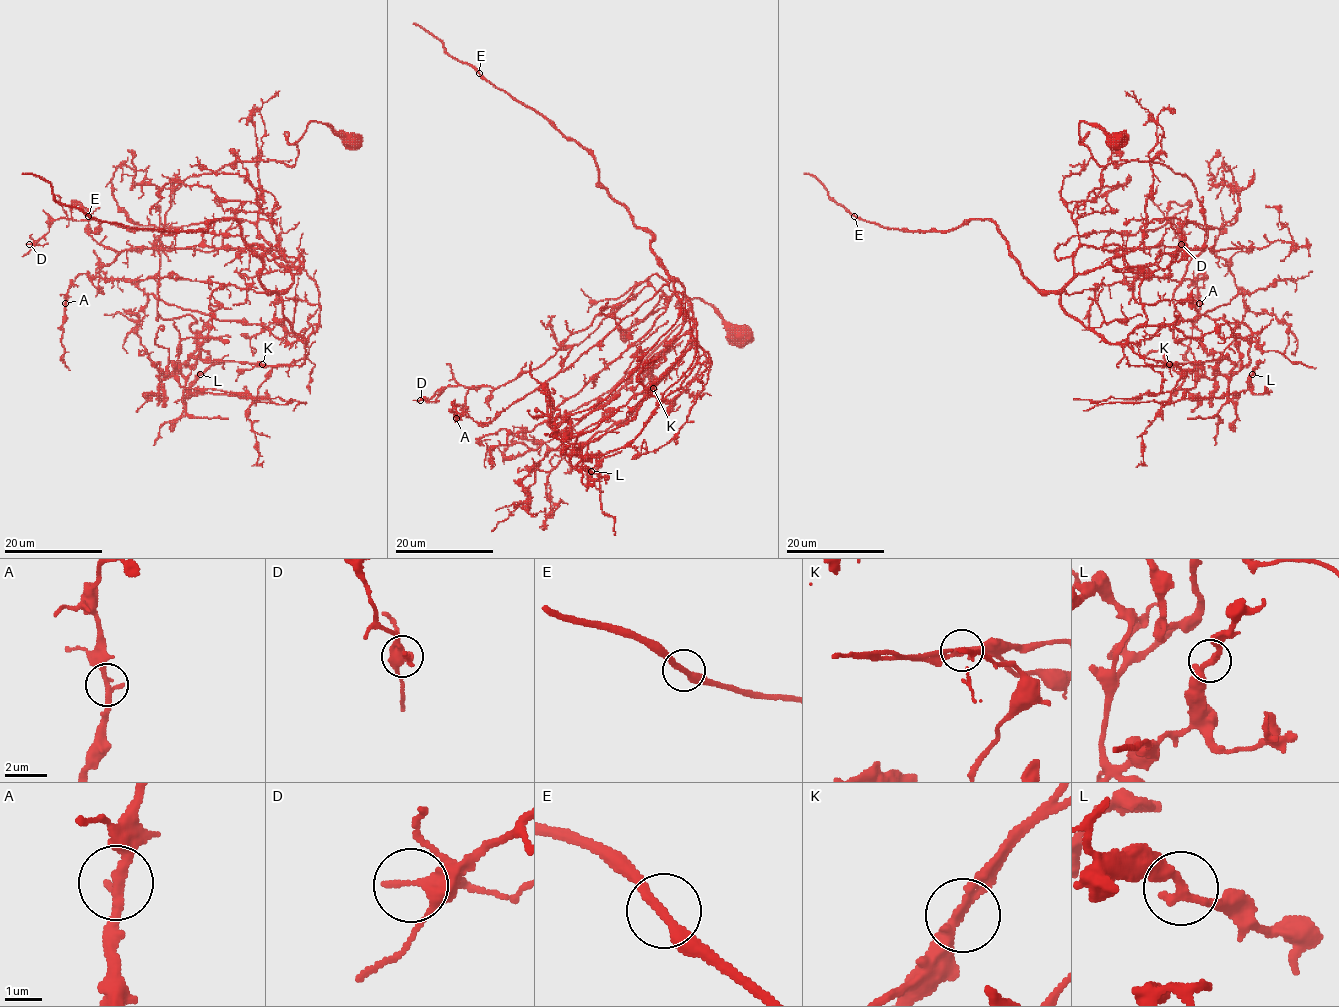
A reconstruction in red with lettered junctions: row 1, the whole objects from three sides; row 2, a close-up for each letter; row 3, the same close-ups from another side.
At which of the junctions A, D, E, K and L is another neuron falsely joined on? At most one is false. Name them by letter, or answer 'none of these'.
K

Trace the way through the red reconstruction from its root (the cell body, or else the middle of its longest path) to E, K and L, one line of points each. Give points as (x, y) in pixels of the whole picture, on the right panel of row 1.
E: (1115, 141), (1079, 124), (1100, 166), (1192, 183), (1201, 248), (1083, 245), (1039, 290), (989, 219), (854, 216)
K: (1115, 141), (1079, 124), (1100, 166), (1165, 164), (1203, 208), (1175, 310), (1251, 332), (1237, 371), (1169, 364)
L: (1115, 141), (1079, 124), (1100, 166), (1192, 183), (1207, 240), (1174, 308), (1250, 330), (1230, 398), (1252, 374)

